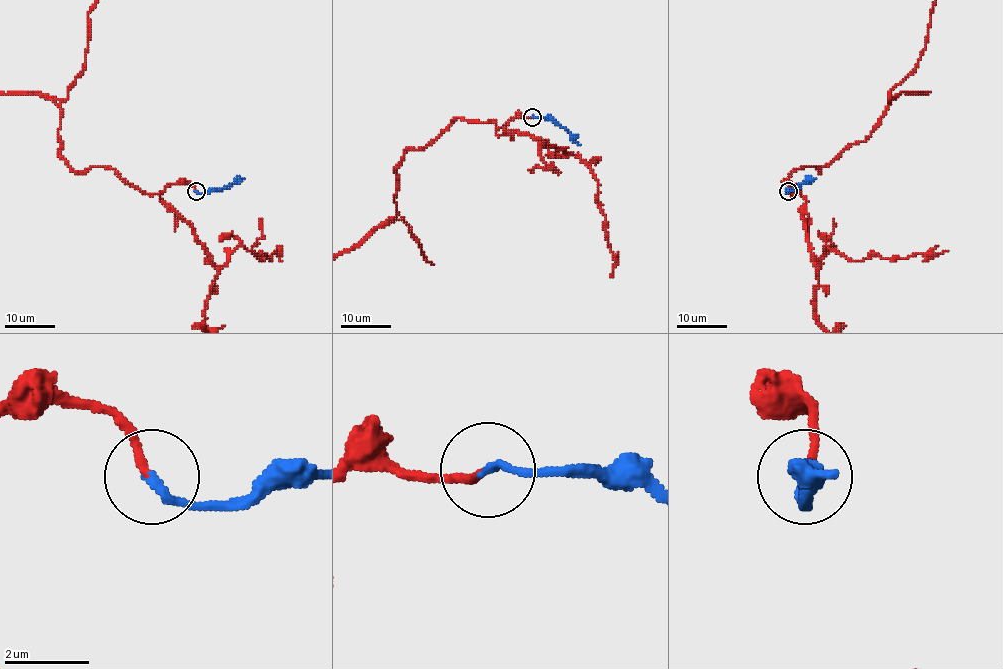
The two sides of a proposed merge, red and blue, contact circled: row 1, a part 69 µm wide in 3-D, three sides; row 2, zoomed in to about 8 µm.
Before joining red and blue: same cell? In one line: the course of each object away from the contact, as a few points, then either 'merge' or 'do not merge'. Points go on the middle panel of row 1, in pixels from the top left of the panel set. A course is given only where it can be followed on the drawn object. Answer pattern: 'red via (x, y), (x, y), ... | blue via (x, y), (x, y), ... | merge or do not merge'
blue via (532, 117), (545, 117), (565, 128), (580, 144) | merge

